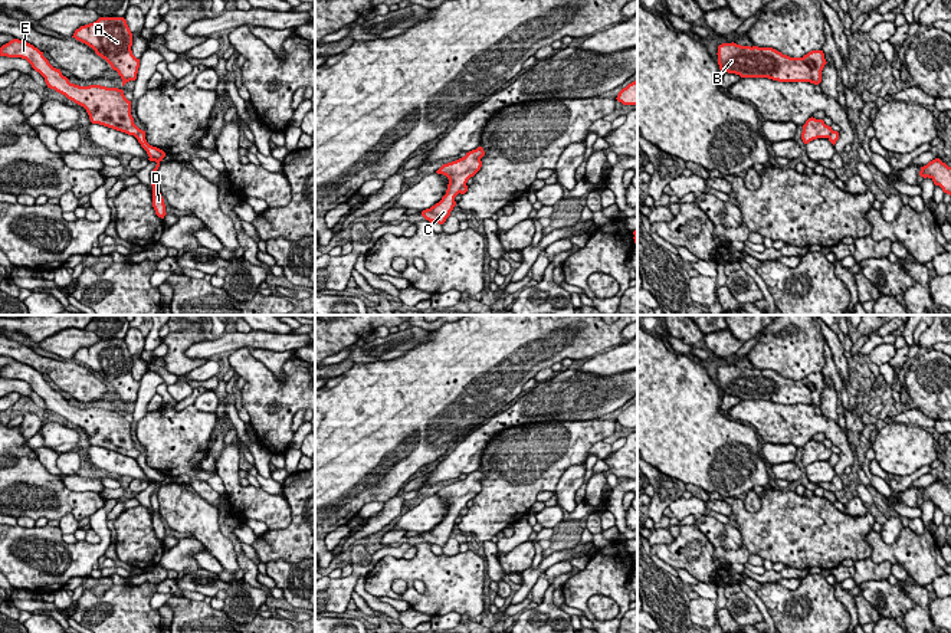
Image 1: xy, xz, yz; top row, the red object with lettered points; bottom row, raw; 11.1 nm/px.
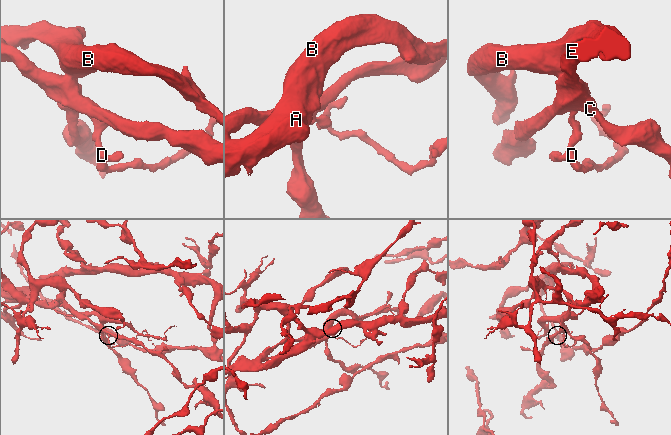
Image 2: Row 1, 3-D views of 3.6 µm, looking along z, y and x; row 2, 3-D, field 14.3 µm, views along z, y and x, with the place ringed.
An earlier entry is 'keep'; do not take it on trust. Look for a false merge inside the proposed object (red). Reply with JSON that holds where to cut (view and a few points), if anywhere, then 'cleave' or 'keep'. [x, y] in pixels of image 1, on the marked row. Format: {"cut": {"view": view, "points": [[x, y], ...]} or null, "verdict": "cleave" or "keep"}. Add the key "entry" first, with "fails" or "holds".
{"entry": "fails", "cut": {"view": "xy", "points": [[141, 130], [135, 137]]}, "verdict": "cleave"}

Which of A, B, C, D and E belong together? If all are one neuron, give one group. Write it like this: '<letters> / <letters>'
A B C E / D

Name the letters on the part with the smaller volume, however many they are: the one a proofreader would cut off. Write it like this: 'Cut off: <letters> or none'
Cut off: D

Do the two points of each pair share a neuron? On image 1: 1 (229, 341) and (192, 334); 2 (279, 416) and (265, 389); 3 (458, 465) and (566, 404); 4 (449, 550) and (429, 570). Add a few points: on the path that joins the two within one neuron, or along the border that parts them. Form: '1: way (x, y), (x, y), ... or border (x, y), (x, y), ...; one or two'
1: border (205, 340), (193, 343), (183, 353); two
2: way (279, 409), (279, 404), (271, 396); one
3: way (482, 438), (498, 422), (538, 404); one
4: border (458, 551), (451, 556), (443, 554); two

